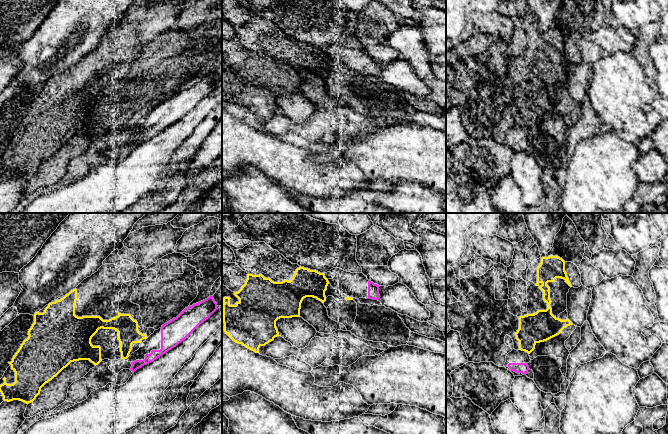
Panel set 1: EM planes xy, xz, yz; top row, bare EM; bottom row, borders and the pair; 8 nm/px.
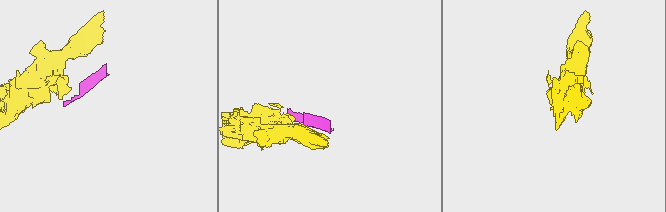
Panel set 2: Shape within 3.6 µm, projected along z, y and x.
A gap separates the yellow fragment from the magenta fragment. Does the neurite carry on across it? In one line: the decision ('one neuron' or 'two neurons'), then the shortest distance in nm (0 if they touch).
two neurons; 50 nm apart

